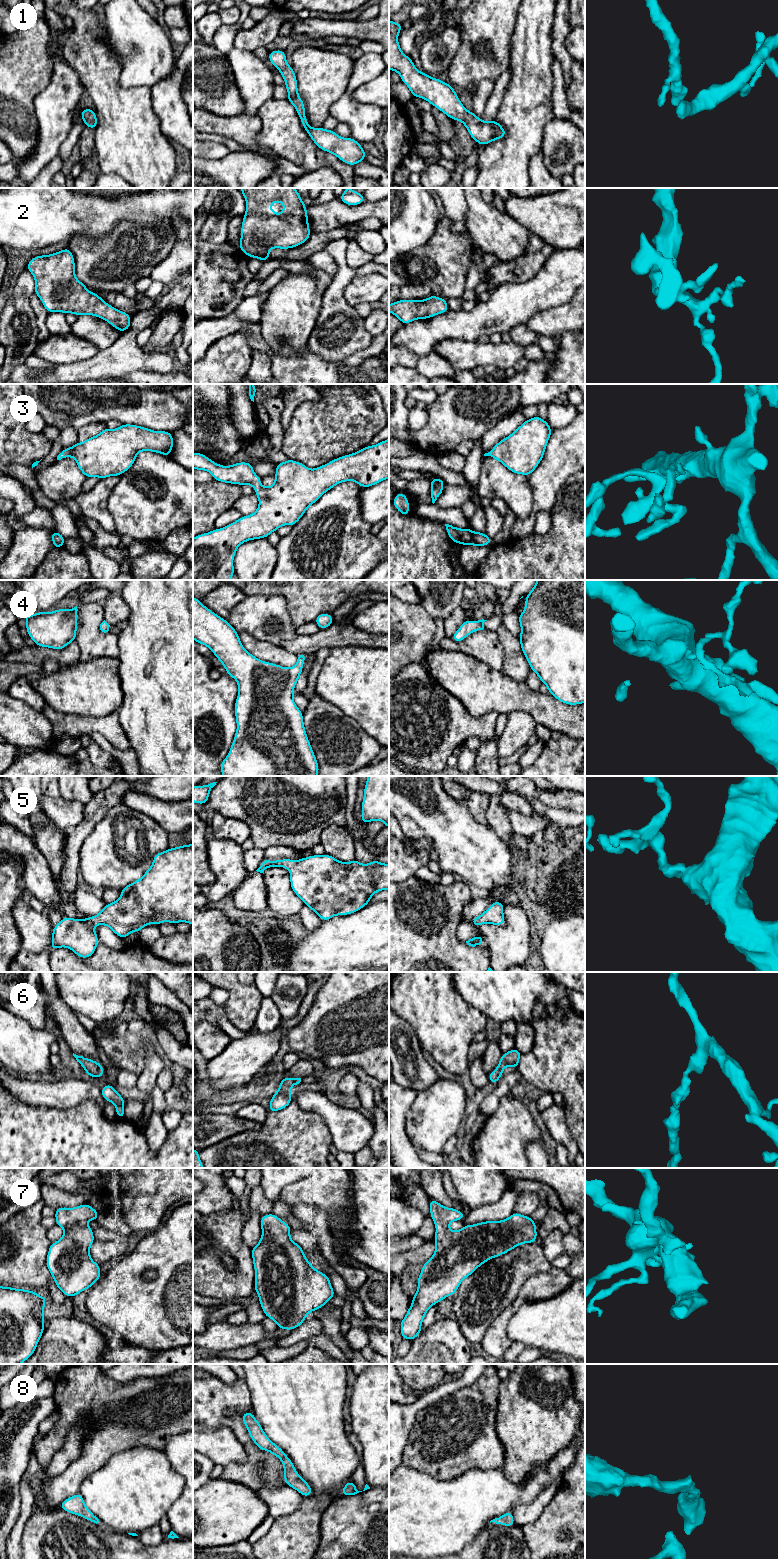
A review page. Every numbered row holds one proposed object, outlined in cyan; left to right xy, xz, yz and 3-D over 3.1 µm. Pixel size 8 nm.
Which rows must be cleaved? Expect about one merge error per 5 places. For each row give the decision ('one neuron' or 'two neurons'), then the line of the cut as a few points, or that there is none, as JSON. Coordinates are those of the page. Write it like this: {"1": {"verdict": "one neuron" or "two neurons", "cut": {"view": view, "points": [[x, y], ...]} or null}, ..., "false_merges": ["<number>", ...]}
{"1": {"verdict": "one neuron", "cut": null}, "2": {"verdict": "one neuron", "cut": null}, "3": {"verdict": "one neuron", "cut": null}, "4": {"verdict": "one neuron", "cut": null}, "5": {"verdict": "one neuron", "cut": null}, "6": {"verdict": "one neuron", "cut": null}, "7": {"verdict": "one neuron", "cut": null}, "8": {"verdict": "one neuron", "cut": null}, "false_merges": []}

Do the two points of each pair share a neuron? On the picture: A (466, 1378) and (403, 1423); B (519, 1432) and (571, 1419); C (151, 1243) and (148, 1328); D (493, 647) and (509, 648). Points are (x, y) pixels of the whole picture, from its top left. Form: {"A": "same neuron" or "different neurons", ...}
{"A": "same neuron", "B": "same neuron", "C": "same neuron", "D": "different neurons"}

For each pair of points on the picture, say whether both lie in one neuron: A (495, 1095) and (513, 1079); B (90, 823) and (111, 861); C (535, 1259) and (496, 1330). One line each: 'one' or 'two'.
A: one
B: two
C: two

